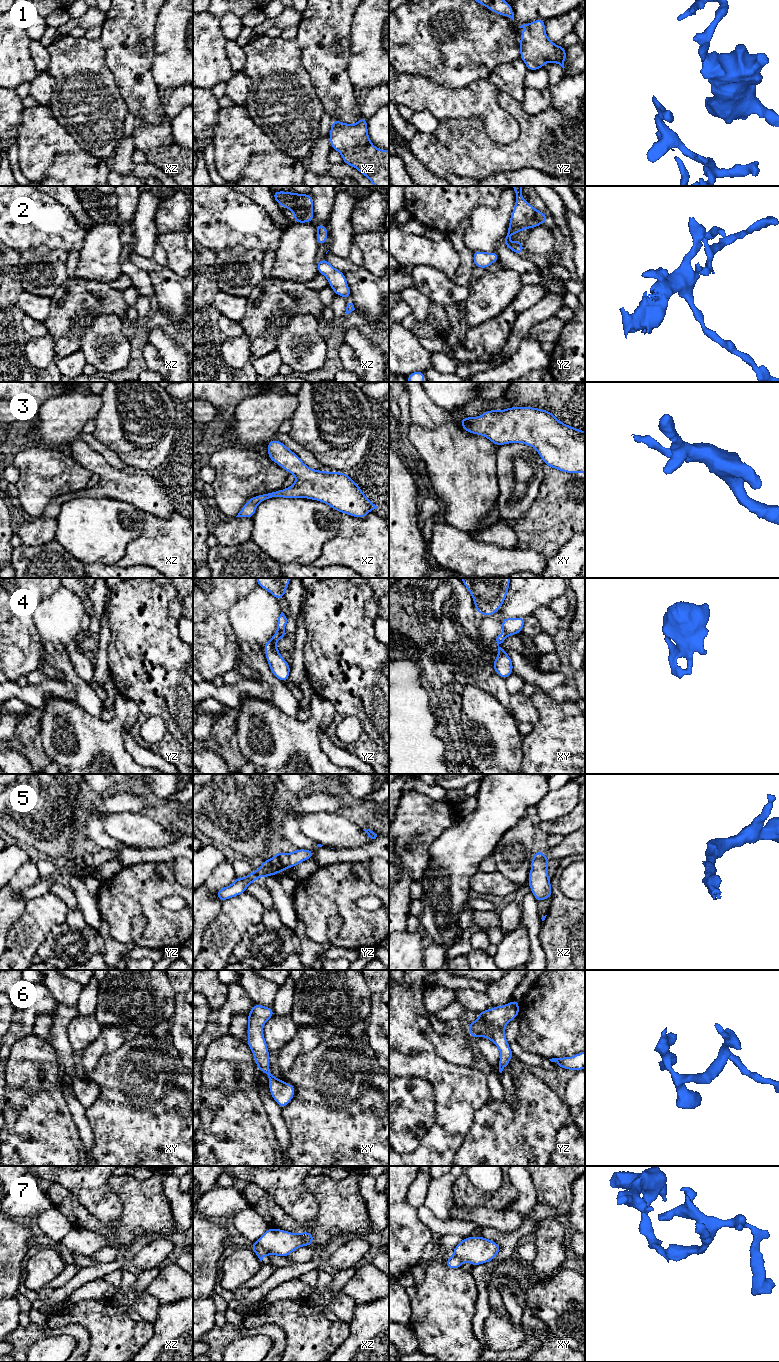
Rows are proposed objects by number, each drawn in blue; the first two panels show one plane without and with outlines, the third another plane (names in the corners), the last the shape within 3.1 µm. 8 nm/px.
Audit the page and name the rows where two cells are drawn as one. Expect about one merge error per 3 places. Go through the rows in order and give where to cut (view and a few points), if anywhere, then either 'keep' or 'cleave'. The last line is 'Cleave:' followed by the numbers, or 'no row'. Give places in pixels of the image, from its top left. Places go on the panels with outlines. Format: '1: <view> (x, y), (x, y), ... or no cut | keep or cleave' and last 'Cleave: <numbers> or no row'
1: no cut | keep
2: no cut | keep
3: no cut | keep
4: no cut | keep
5: no cut | keep
6: no cut | keep
7: xz (257, 1240), (268, 1254) | cleave
Cleave: 7

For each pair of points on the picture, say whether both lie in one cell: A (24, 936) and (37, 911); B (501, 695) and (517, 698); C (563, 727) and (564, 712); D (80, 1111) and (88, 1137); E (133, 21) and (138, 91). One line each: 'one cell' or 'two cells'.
A: one cell
B: two cells
C: one cell
D: one cell
E: one cell

